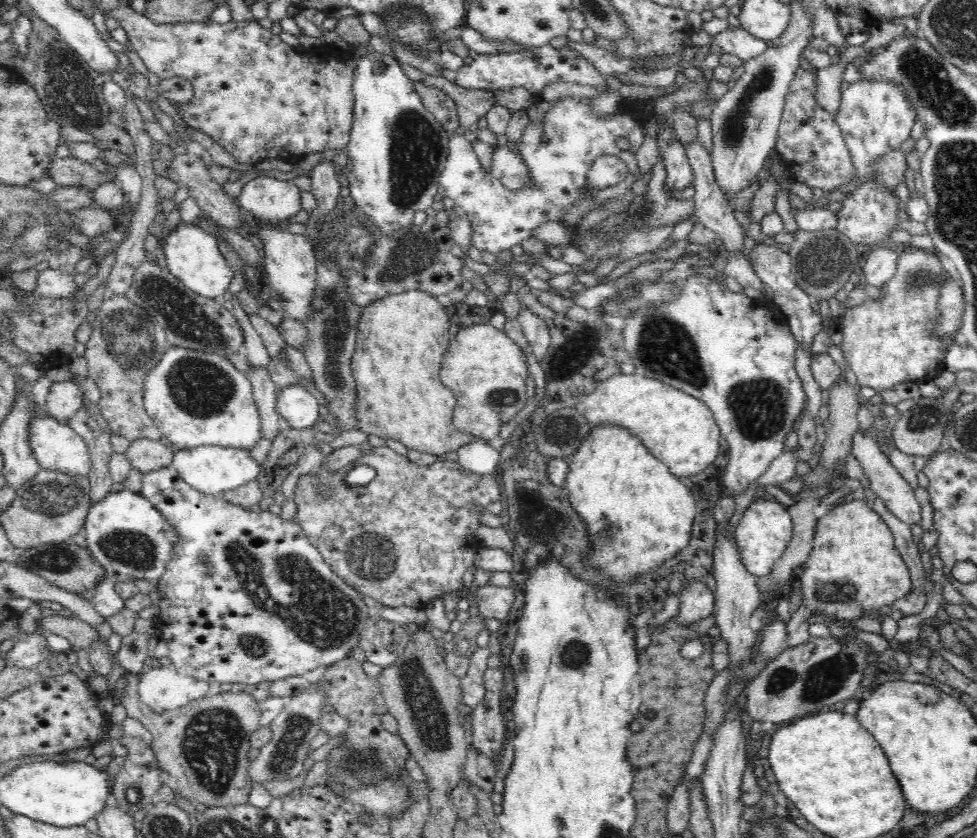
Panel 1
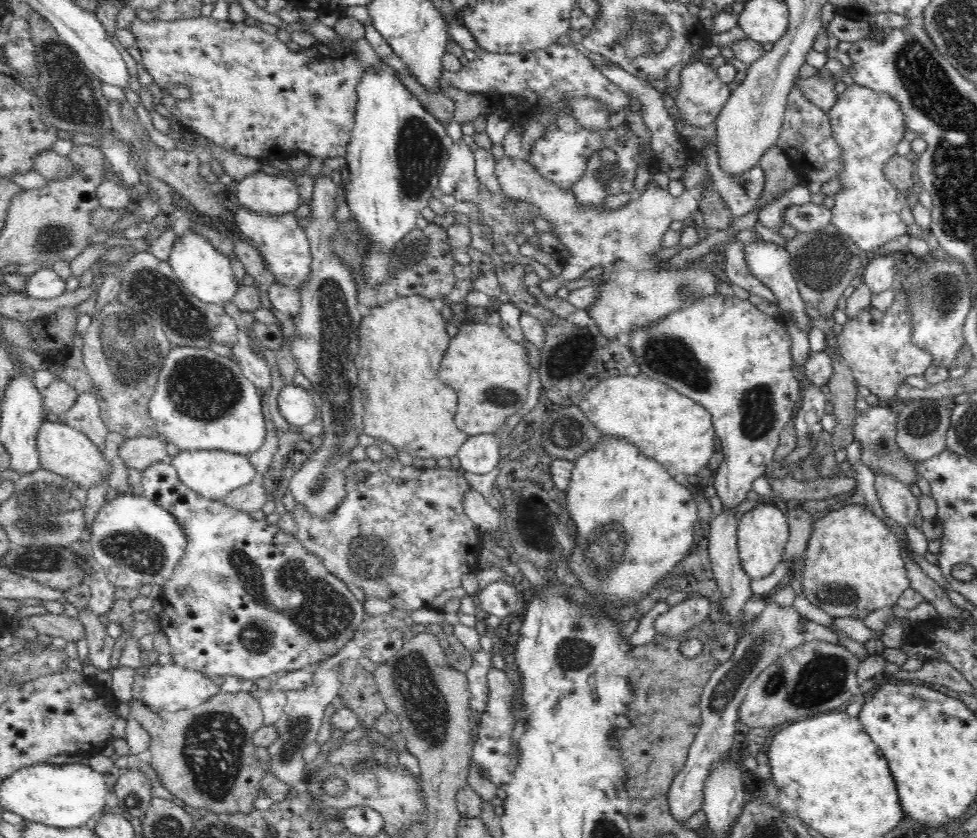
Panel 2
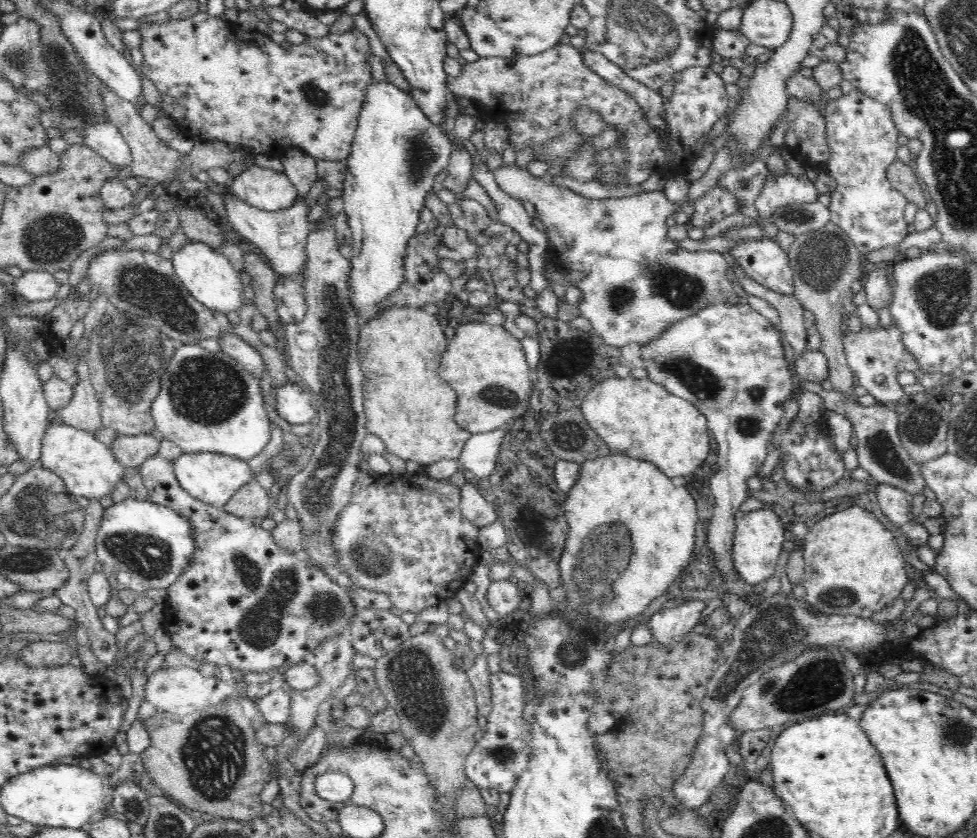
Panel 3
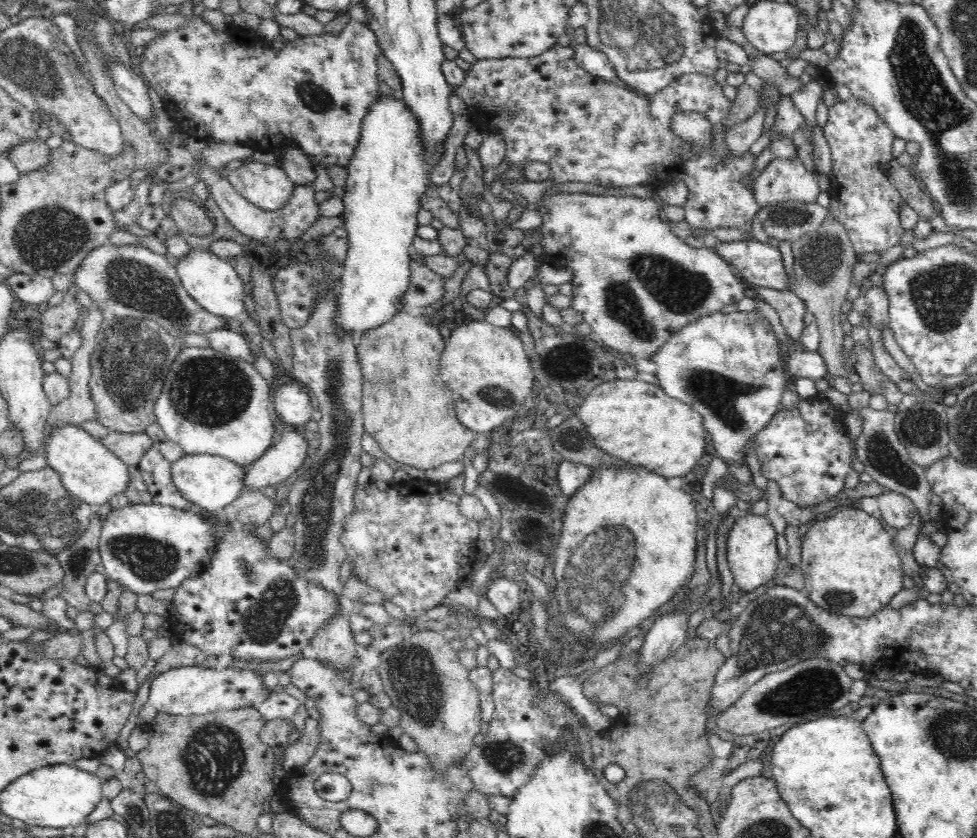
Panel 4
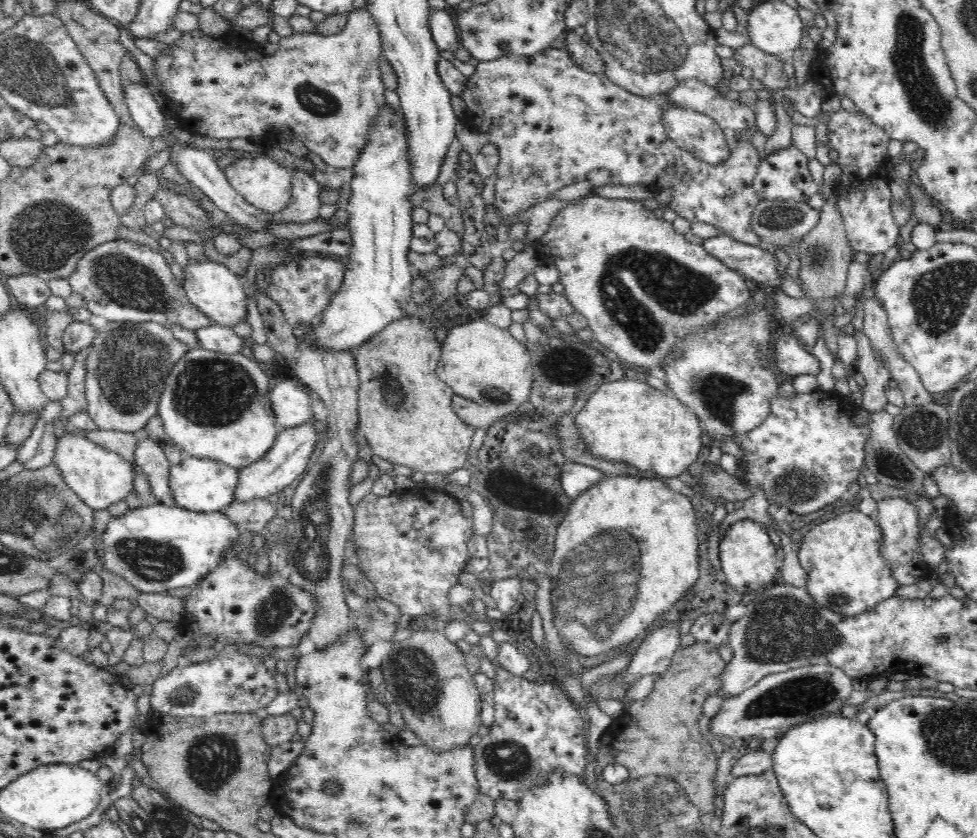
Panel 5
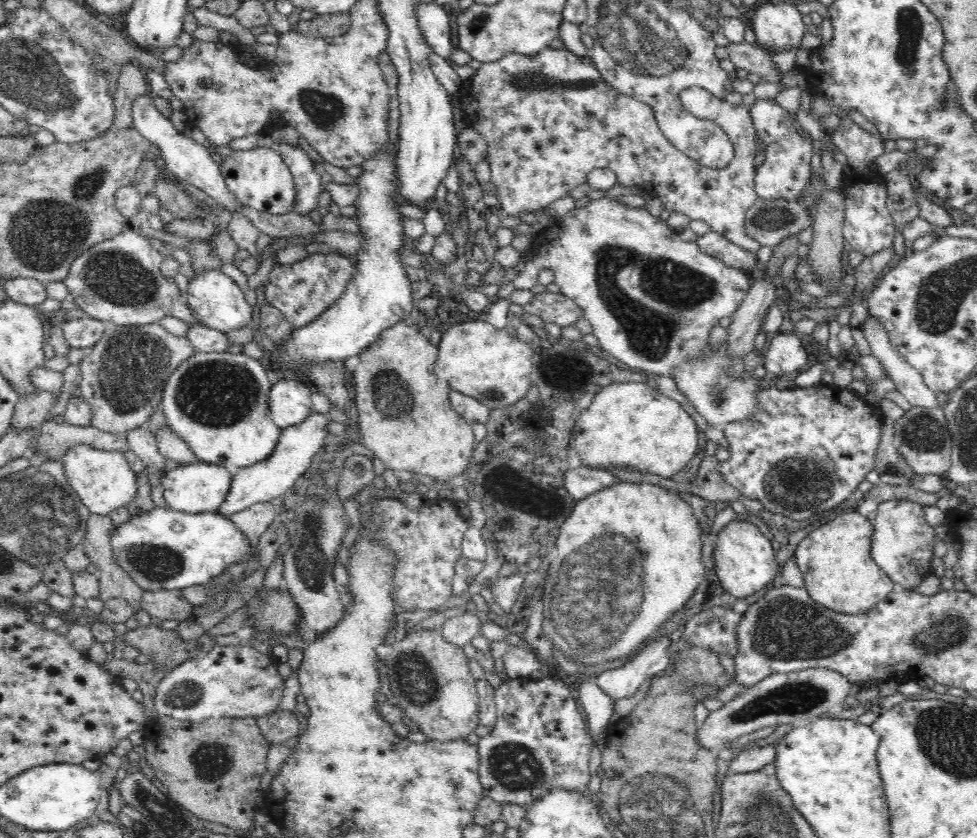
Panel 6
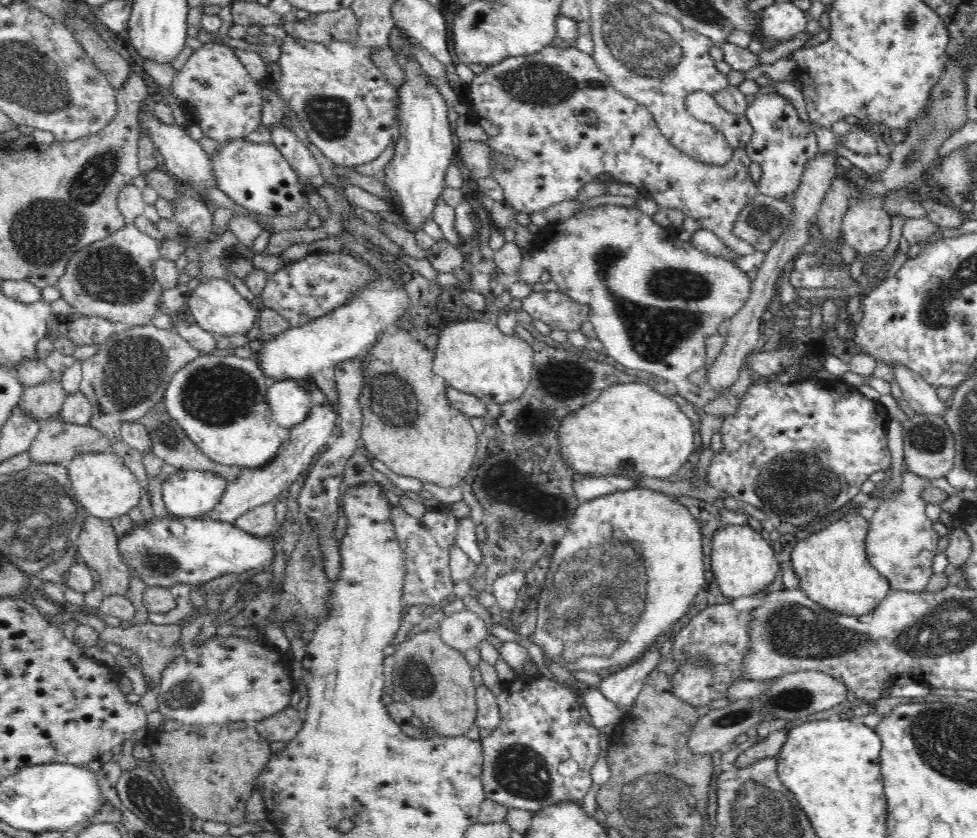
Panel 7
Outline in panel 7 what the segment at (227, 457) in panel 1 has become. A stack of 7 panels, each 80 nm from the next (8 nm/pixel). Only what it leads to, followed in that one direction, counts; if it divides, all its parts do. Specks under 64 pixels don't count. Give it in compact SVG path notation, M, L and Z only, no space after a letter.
M175 470L161 484L168 514L178 518L200 518L213 510L228 482L205 470Z

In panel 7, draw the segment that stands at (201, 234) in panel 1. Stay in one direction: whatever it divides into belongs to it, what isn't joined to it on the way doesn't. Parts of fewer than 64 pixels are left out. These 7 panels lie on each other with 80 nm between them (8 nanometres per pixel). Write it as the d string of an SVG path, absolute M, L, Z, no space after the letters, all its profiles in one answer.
M212 279L201 283L188 298L185 311L192 322L202 330L216 335L232 336L232 334L247 334L256 322L256 310L246 298L243 298L229 281Z

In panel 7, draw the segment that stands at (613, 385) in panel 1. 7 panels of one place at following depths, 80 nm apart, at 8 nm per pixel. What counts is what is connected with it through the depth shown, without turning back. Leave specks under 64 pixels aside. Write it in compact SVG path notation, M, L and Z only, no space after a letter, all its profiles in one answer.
M628 384L612 386L596 402L568 414L558 440L562 460L577 474L668 479L694 450L694 423L664 391Z

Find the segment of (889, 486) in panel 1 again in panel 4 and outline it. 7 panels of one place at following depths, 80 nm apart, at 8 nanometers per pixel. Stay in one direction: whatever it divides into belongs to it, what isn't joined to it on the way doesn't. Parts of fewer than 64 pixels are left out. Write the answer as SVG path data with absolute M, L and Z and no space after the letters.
M892 490L880 494L877 502L885 524L895 528L895 532L908 528L917 512L911 498Z

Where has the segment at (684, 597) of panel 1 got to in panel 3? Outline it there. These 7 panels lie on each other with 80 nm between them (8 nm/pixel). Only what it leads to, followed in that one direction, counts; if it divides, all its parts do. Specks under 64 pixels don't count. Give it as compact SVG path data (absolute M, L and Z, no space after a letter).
M692 599L678 607L663 609L650 616L648 621L653 642L664 648L674 646L699 624L700 612L706 605L707 601Z

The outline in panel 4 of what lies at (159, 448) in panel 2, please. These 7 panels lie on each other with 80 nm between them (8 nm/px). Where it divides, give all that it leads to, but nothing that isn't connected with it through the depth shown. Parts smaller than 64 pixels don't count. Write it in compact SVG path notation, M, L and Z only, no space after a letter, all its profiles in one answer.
M118 431L108 432L100 441L128 466L137 465L142 454L156 445L146 433L132 434Z

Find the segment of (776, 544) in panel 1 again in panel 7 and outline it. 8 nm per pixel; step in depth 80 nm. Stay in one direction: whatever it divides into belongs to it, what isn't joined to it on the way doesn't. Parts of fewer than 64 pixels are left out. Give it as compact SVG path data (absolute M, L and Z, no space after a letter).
M725 525L712 534L711 571L721 593L730 600L752 596L768 587L780 570L774 549L750 525Z

